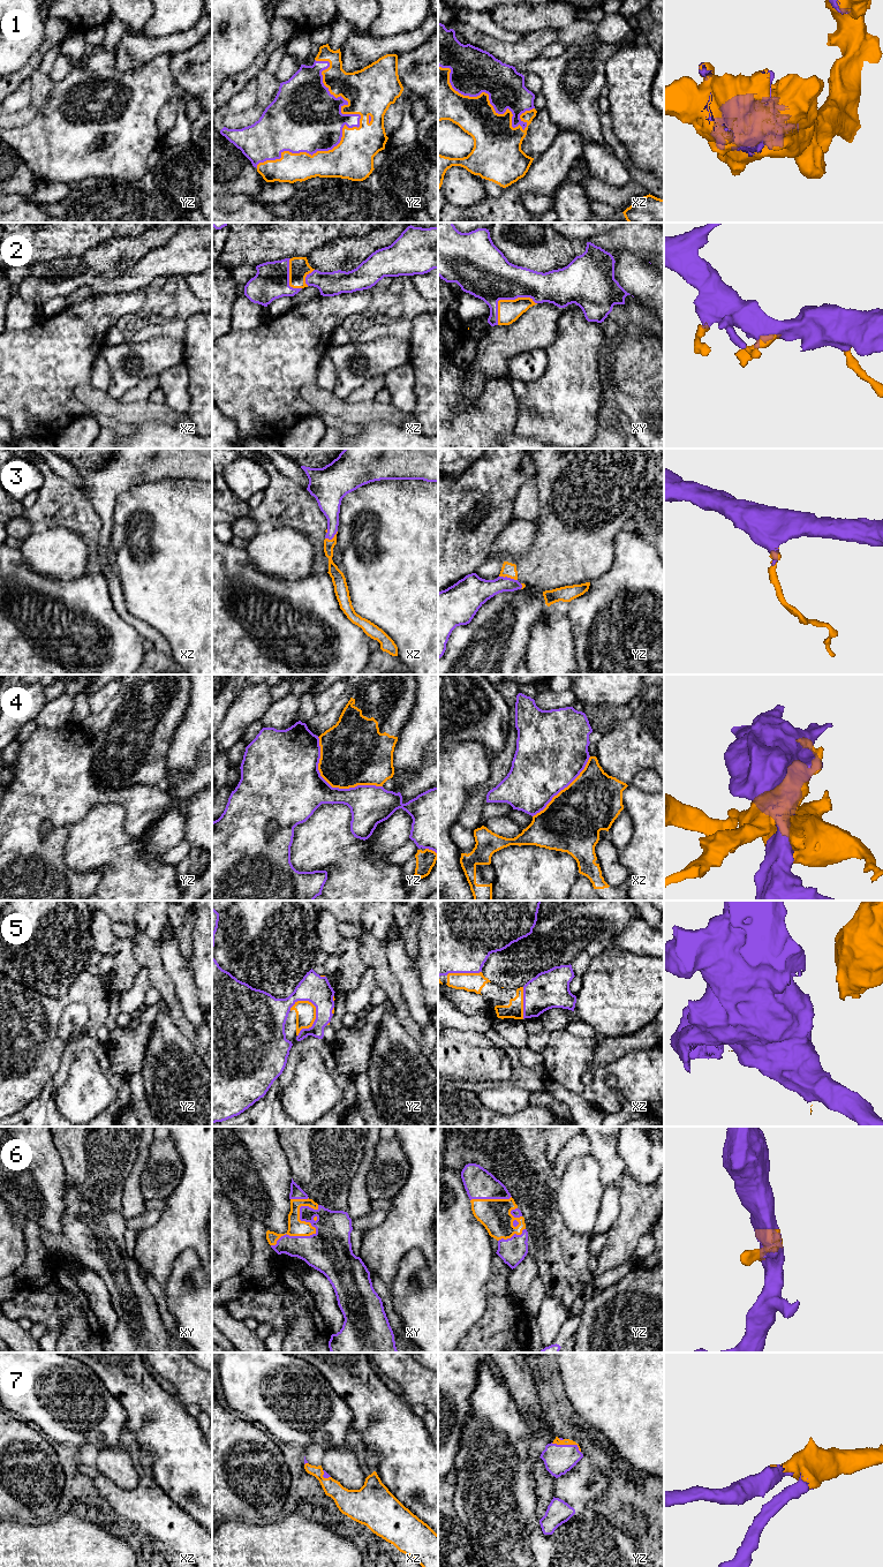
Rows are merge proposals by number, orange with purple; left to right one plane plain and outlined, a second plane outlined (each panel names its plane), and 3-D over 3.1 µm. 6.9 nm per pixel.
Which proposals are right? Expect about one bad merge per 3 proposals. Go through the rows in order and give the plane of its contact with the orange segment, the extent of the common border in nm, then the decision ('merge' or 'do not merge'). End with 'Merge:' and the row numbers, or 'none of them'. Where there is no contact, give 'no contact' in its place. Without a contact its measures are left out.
1: yz | 900 nm | merge
2: xy | 320 nm | merge
3: yz | 130 nm | merge
4: yz | 550 nm | do not merge
5: yz | 260 nm | do not merge
6: xy | 440 nm | merge
7: yz | 220 nm | merge
Merge: 1, 2, 3, 6, 7

